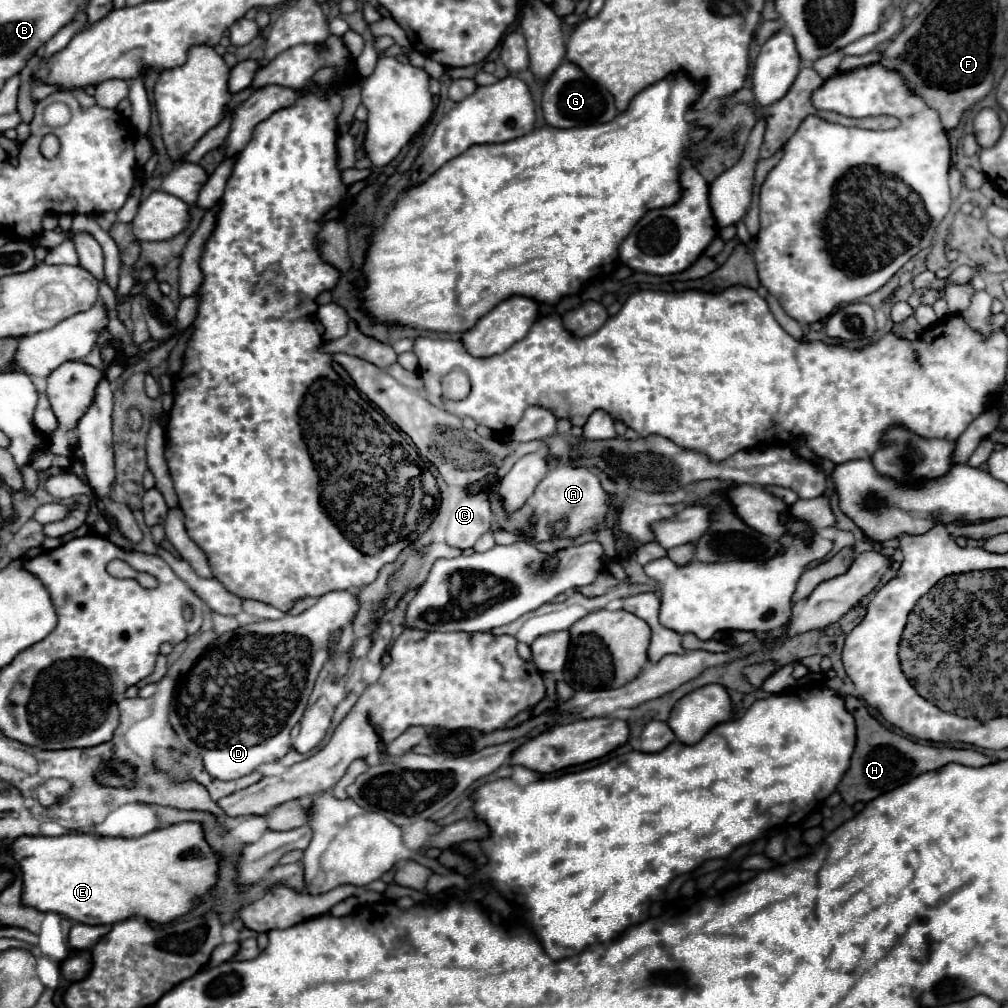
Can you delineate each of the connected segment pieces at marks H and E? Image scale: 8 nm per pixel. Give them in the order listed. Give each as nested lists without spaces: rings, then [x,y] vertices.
[[[845,696],[845,708],[851,712],[857,724],[857,746],[851,756],[851,766],[845,772],[843,780],[837,786],[837,792],[841,794],[843,802],[853,806],[855,802],[871,802],[873,798],[909,782],[909,778],[915,778],[923,772],[937,770],[945,764],[963,764],[963,766],[985,766],[991,760],[983,756],[977,750],[955,750],[955,748],[935,748],[927,744],[917,744],[905,736],[899,736],[887,728],[883,728],[857,700],[855,696]]]
[[[183,822],[183,824],[175,824],[175,826],[167,826],[155,832],[149,832],[145,836],[139,838],[123,838],[123,836],[99,836],[95,832],[67,832],[63,836],[19,836],[9,844],[9,854],[15,858],[15,862],[21,868],[21,876],[23,876],[23,886],[21,886],[21,904],[35,908],[39,912],[55,912],[61,914],[69,920],[81,922],[81,924],[89,924],[89,926],[99,926],[99,924],[117,924],[123,922],[131,916],[141,916],[159,924],[165,922],[173,922],[175,918],[187,914],[197,900],[215,884],[217,880],[217,854],[209,848],[209,844],[203,838],[203,828],[201,824],[195,822]]]

